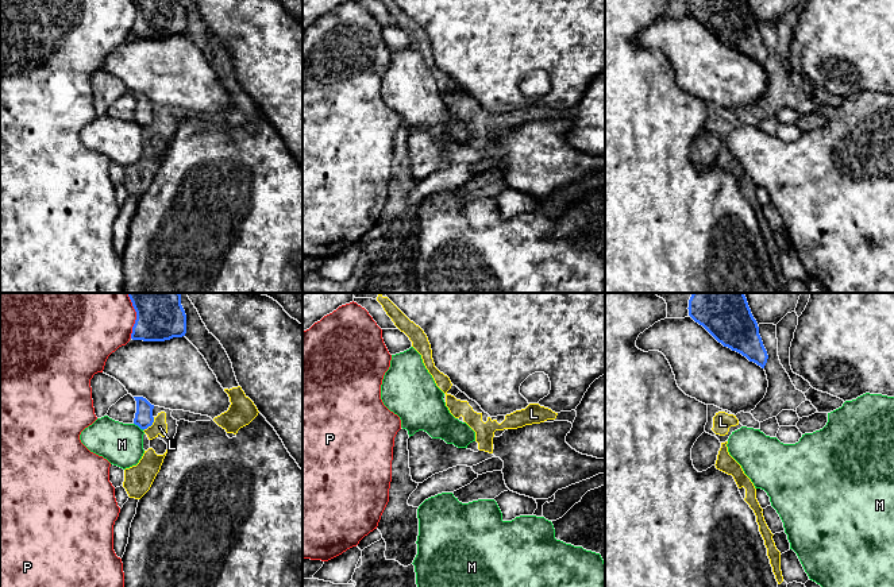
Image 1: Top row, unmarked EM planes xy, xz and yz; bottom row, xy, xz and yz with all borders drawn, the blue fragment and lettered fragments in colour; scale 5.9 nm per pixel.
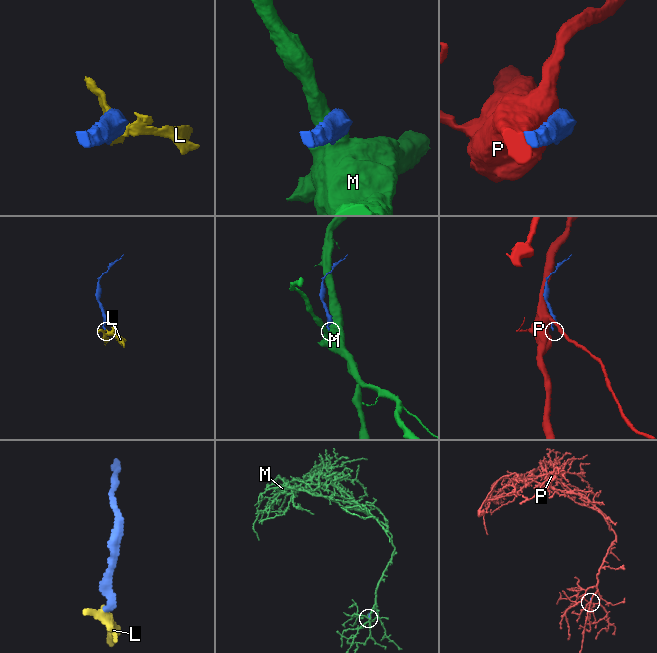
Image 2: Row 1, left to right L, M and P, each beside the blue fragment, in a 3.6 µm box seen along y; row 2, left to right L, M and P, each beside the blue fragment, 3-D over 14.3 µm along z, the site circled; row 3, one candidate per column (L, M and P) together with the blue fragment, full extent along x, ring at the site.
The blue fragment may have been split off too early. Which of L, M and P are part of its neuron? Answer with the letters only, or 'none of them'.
L

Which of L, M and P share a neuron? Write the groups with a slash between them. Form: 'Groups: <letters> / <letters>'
Groups: L / M / P

